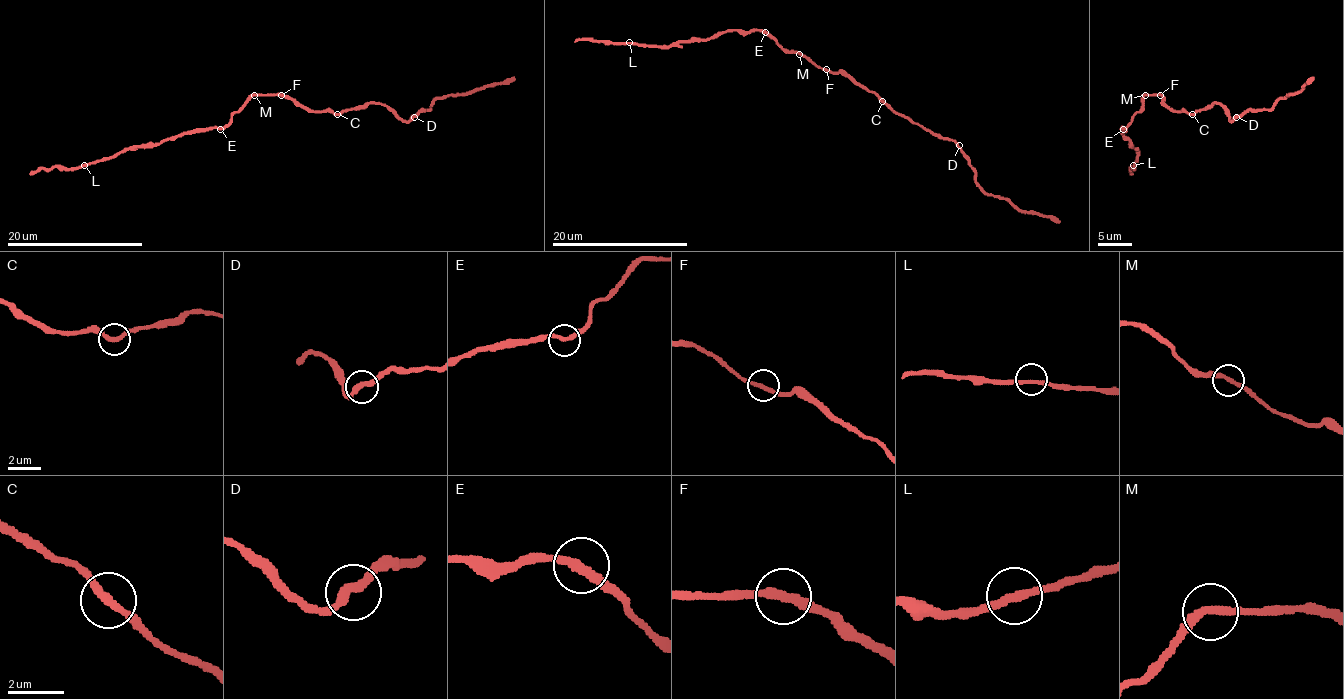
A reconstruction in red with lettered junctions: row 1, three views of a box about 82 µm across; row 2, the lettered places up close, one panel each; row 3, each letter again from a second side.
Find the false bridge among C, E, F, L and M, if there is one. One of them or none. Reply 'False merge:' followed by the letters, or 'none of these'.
False merge: none of these

